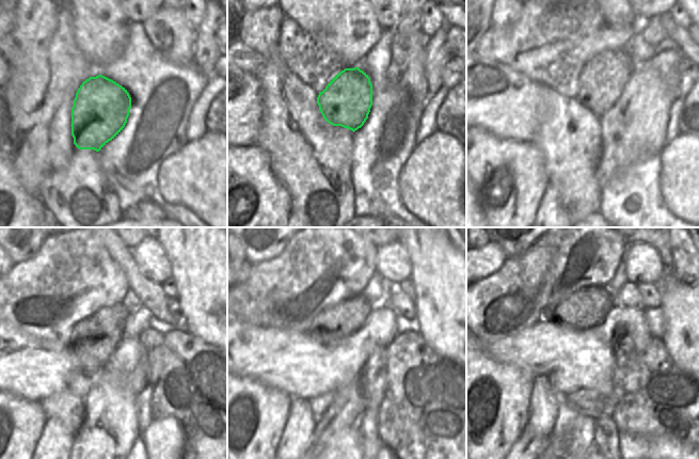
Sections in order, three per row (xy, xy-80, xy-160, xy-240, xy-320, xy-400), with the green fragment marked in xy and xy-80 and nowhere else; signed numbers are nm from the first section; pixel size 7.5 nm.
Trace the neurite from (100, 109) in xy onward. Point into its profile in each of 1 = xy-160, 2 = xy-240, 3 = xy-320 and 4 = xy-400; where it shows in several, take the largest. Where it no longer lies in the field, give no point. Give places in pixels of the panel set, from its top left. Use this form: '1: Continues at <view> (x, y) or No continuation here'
1: Continues at xy-160 (601, 81)
2: Continues at xy-240 (106, 326)
3: Continues at xy-320 (346, 317)
4: Continues at xy-400 (587, 307)

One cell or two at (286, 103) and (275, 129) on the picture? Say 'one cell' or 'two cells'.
one cell

